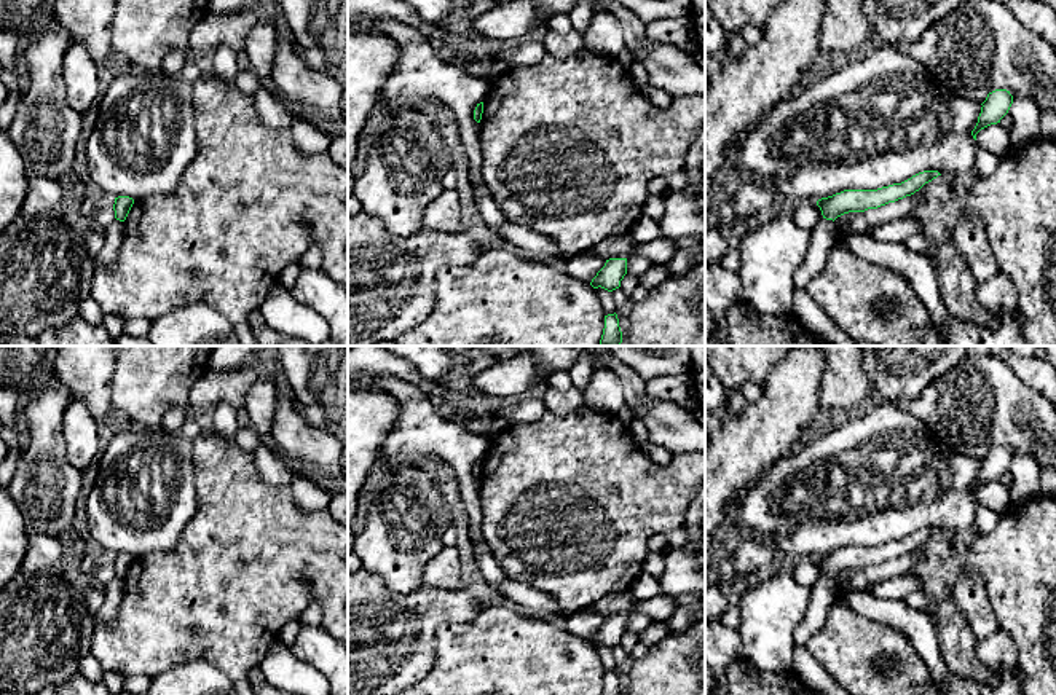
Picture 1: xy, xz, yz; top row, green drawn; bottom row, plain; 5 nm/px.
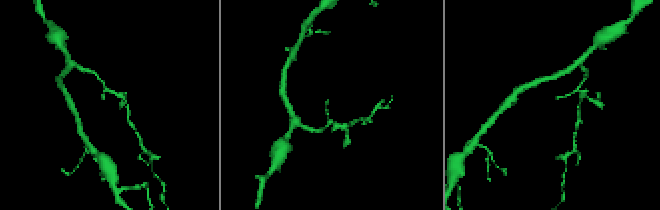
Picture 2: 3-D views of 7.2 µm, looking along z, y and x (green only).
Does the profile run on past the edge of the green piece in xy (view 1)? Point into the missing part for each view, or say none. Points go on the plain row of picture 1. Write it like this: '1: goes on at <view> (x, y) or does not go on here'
1: does not go on here

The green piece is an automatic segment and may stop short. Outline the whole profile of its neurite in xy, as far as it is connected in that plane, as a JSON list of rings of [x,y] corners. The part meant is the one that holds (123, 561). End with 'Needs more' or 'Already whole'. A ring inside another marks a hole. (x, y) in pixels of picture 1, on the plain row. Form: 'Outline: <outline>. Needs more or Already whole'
Outline: [[[129,553],[115,555],[115,561],[113,561],[115,575],[120,577],[120,579],[124,579],[132,561],[134,561],[134,556],[129,555]]]. Already whole

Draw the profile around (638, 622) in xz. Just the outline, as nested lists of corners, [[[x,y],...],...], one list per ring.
[[[635,612],[627,617],[627,630],[641,634],[654,620],[643,614],[643,612]]]

